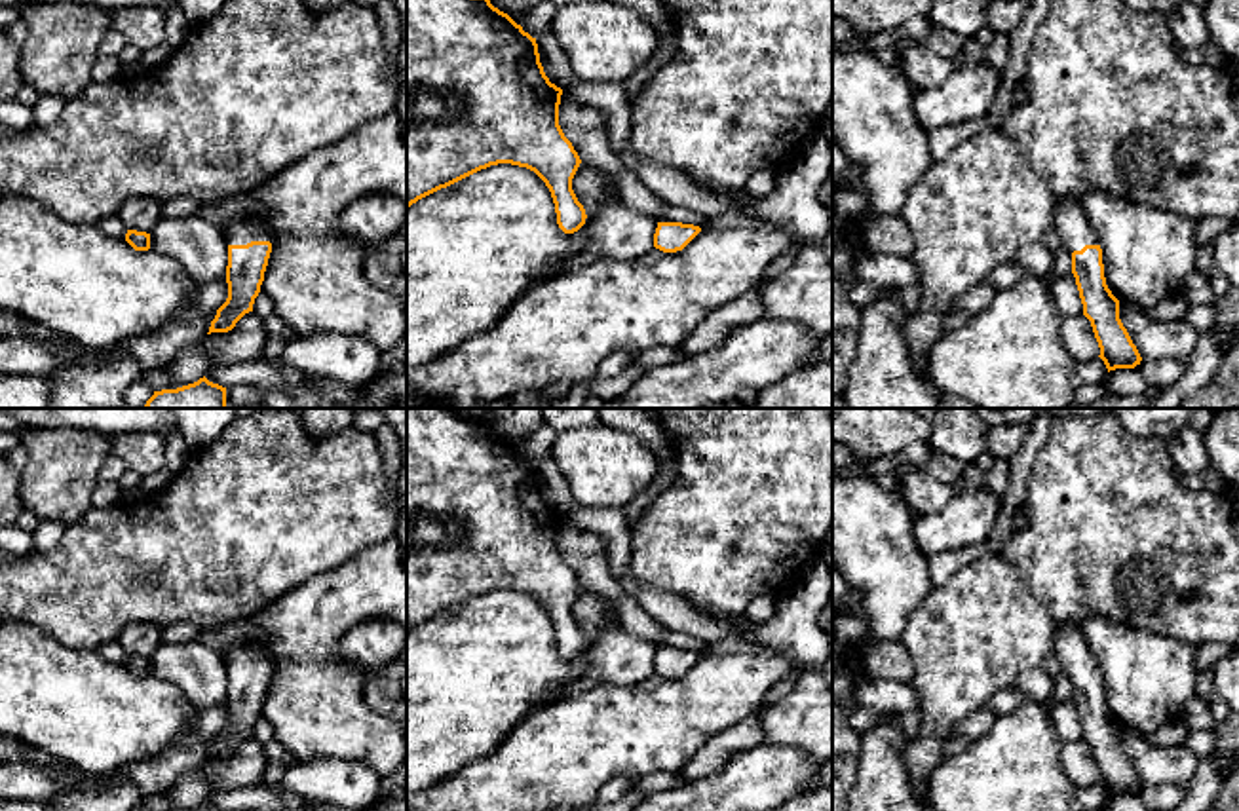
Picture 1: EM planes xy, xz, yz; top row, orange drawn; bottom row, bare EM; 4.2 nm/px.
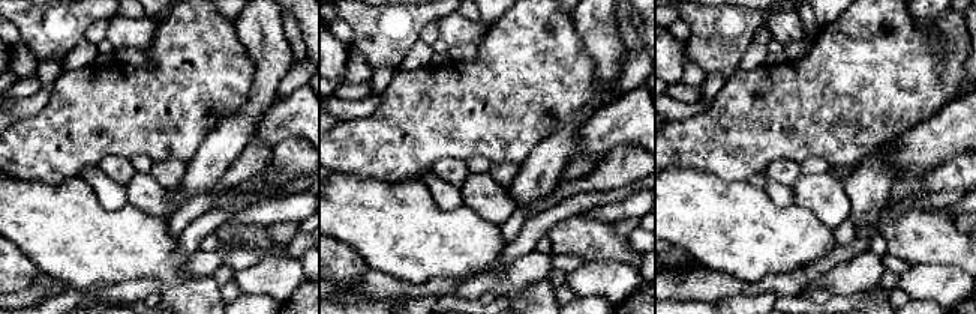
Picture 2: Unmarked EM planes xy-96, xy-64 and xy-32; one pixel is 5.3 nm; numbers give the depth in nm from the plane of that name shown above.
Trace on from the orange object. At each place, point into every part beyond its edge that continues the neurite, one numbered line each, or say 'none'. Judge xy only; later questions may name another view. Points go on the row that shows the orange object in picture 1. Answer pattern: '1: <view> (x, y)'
1: xy (242, 230)

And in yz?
1: yz (1070, 223)

